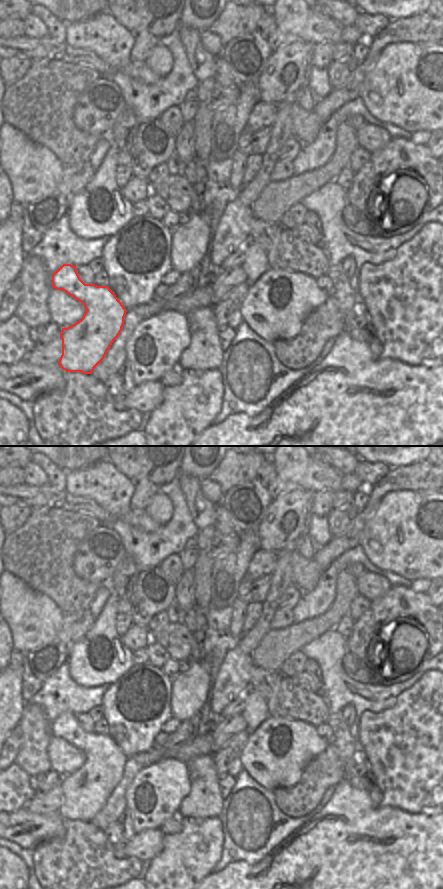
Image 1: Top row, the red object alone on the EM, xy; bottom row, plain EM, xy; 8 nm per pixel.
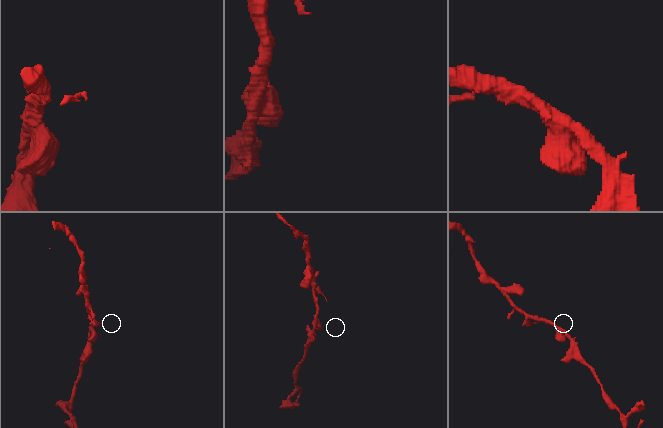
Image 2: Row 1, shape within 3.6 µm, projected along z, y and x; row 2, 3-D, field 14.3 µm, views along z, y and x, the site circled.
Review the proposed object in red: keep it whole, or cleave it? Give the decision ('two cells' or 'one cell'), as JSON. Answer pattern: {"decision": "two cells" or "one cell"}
{"decision": "one cell"}

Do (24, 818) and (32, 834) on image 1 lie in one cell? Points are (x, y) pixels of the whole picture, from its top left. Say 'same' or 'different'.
same

